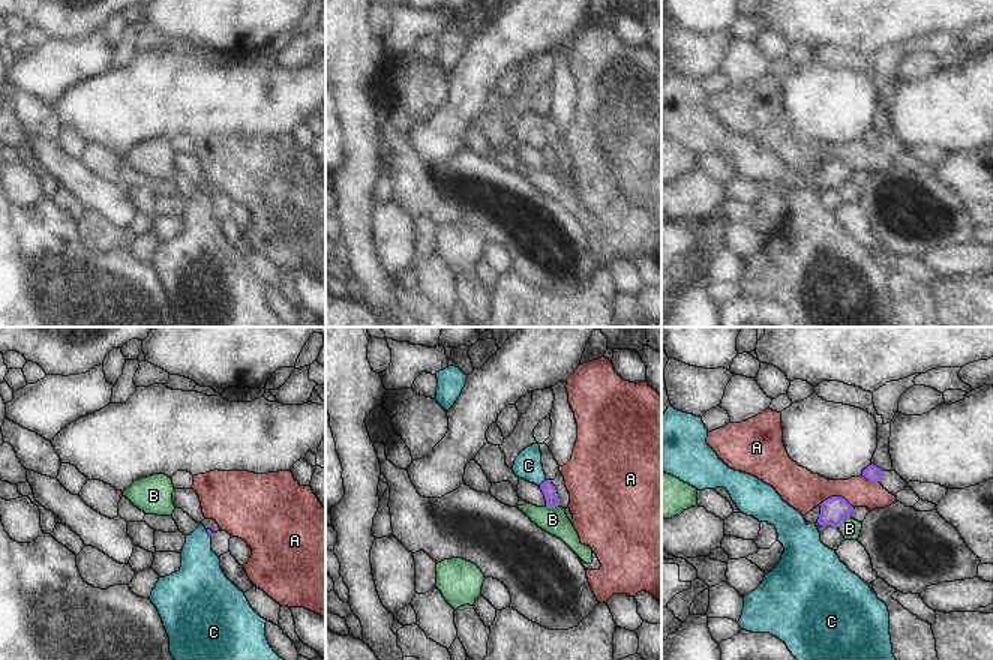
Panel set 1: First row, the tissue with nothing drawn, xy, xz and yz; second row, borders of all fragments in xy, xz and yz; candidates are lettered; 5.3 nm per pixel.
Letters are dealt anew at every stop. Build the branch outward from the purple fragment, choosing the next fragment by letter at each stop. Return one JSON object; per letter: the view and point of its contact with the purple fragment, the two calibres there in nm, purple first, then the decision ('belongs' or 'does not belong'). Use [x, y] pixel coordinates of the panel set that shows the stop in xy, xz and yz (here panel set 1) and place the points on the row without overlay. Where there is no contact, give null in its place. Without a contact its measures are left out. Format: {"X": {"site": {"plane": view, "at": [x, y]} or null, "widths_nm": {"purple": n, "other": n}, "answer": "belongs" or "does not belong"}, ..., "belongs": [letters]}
{"A": {"site": {"plane": "yz", "at": [837, 161]}, "widths_nm": {"purple": 140, "other": 220}, "answer": "does not belong"}, "B": {"site": {"plane": "yz", "at": [843, 183]}, "widths_nm": {"purple": 140, "other": 110}, "answer": "does not belong"}, "C": {"site": {"plane": "xz", "at": [543, 146]}, "widths_nm": {"purple": 70, "other": 140}, "answer": "does not belong"}, "belongs": []}

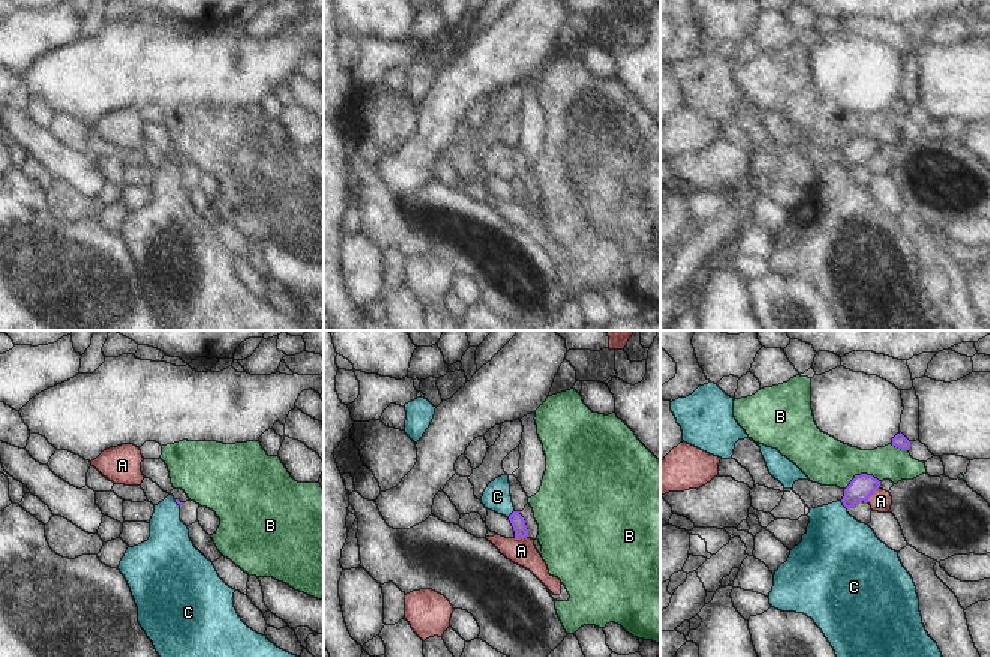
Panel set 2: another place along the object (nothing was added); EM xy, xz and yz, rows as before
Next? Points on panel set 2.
{"A": {"site": {"plane": "yz", "at": [870, 159]}, "widths_nm": {"purple": 130, "other": 120}, "answer": "does not belong"}, "B": {"site": {"plane": "yz", "at": [861, 138]}, "widths_nm": {"purple": 130, "other": 260}, "answer": "does not belong"}, "C": {"site": {"plane": "yz", "at": [845, 170]}, "widths_nm": {"purple": 130, "other": 380}, "answer": "does not belong"}, "belongs": []}

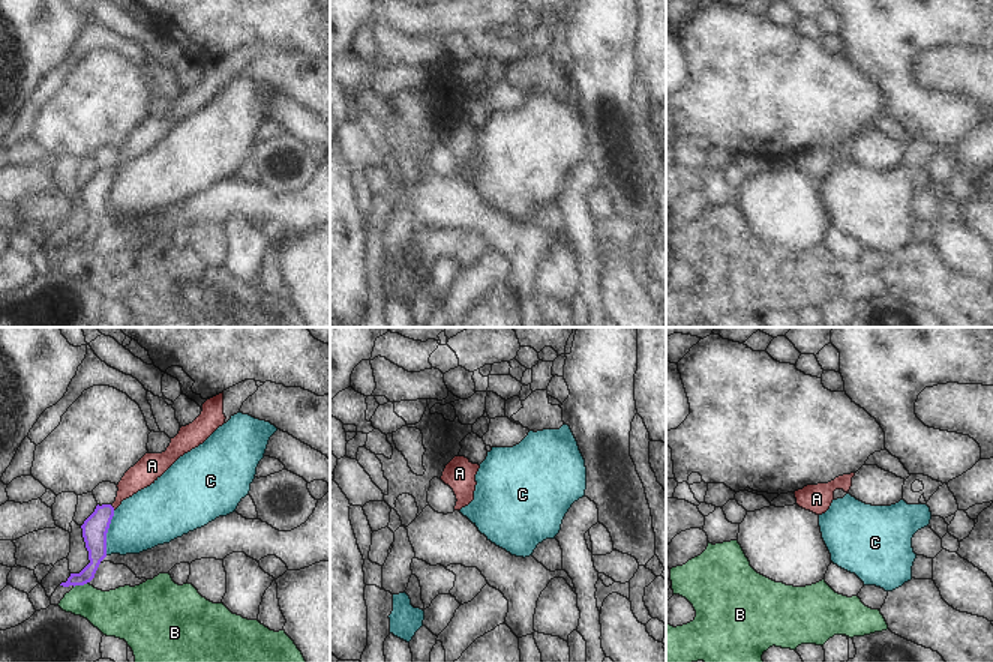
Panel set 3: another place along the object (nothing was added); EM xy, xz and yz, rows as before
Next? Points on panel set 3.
{"A": {"site": {"plane": "xy", "at": [113, 171]}, "widths_nm": {"purple": 140, "other": 140}, "answer": "belongs"}, "B": {"site": {"plane": "xy", "at": [80, 248]}, "widths_nm": {"purple": 110, "other": 260}, "answer": "does not belong"}, "C": {"site": {"plane": "xy", "at": [107, 195]}, "widths_nm": {"purple": 140, "other": 300}, "answer": "does not belong"}, "belongs": ["A"]}

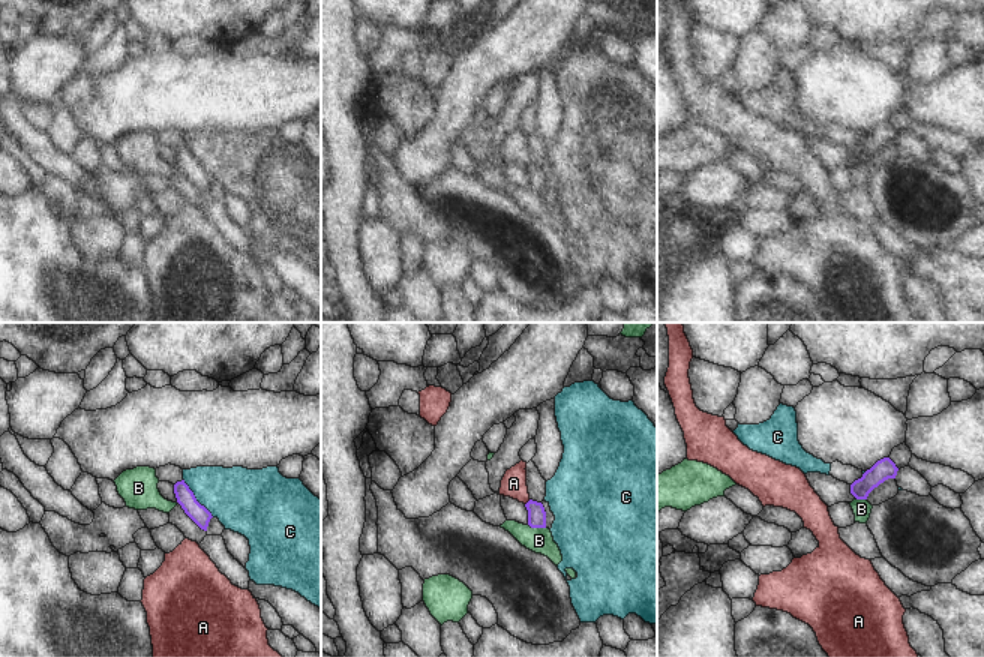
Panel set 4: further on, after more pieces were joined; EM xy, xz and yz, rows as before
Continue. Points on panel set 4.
{"A": {"site": {"plane": "xz", "at": [527, 167]}, "widths_nm": {"purple": 100, "other": 140}, "answer": "does not belong"}, "B": {"site": {"plane": "xz", "at": [537, 191]}, "widths_nm": {"purple": 100, "other": 140}, "answer": "does not belong"}, "C": {"site": {"plane": "xy", "at": [195, 162]}, "widths_nm": {"purple": 100, "other": 320}, "answer": "does not belong"}, "belongs": []}

